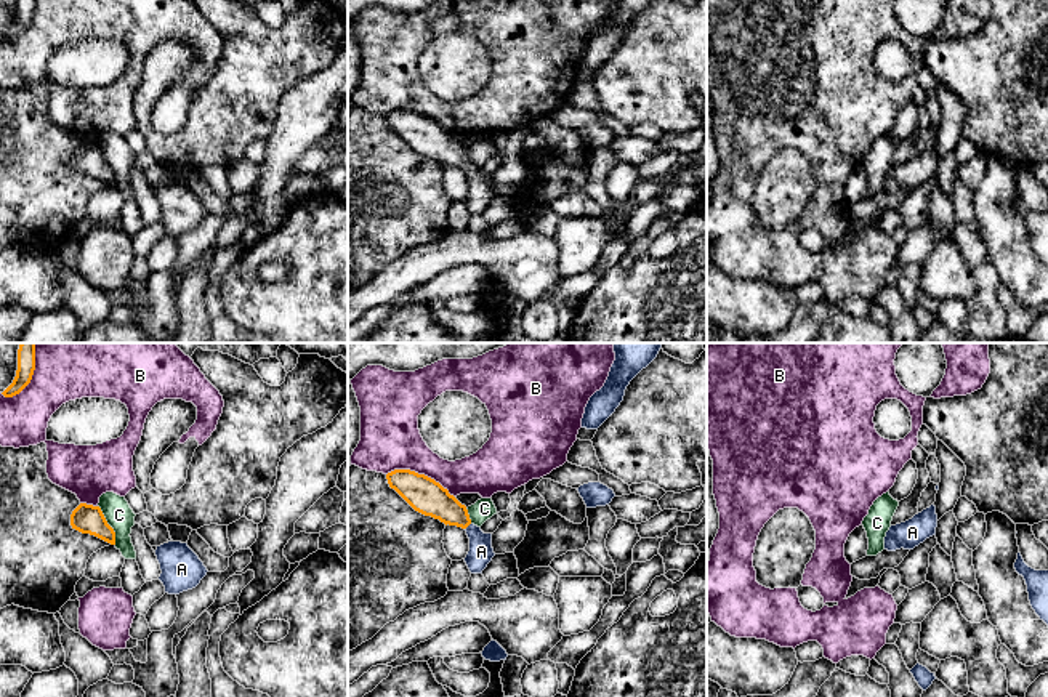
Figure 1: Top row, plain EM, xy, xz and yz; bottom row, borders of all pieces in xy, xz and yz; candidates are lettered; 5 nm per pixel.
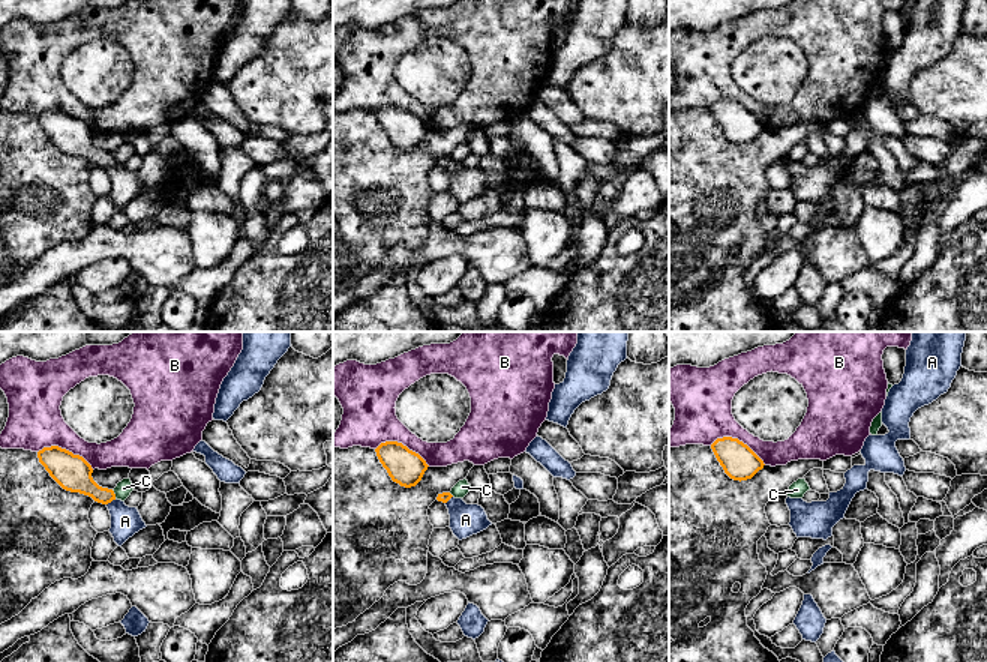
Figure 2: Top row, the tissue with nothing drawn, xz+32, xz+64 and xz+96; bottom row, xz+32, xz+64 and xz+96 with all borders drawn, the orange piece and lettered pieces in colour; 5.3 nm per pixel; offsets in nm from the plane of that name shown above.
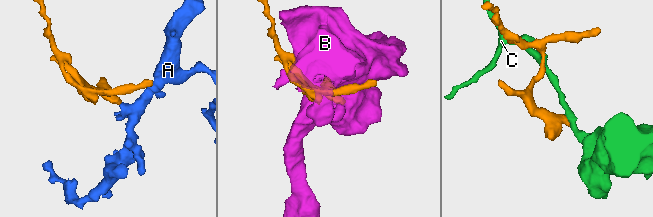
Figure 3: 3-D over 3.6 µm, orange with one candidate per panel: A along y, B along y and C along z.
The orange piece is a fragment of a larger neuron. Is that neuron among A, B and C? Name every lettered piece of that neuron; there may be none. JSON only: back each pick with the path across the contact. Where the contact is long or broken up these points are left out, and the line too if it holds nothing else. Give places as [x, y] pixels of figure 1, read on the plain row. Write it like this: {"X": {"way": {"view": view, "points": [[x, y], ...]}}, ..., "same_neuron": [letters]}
{"A": {"way": {"view": "xz", "points": [[428, 138], [468, 165], [479, 183], [481, 193]]}}, "same_neuron": ["A"]}

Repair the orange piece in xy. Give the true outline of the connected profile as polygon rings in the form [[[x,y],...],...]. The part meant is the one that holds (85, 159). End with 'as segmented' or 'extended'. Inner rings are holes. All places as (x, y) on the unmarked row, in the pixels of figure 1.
[[[80,144],[71,155],[71,167],[82,175],[90,175],[115,186],[115,173],[107,165],[99,147]]]; as segmented

